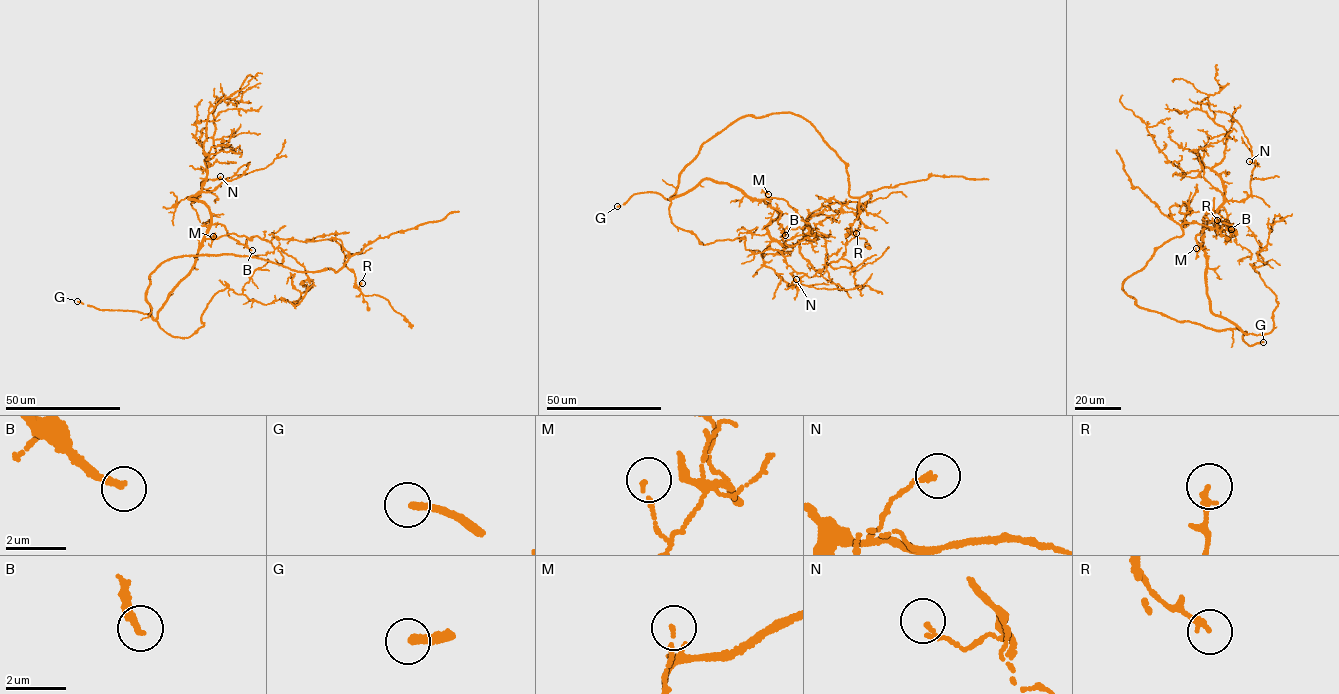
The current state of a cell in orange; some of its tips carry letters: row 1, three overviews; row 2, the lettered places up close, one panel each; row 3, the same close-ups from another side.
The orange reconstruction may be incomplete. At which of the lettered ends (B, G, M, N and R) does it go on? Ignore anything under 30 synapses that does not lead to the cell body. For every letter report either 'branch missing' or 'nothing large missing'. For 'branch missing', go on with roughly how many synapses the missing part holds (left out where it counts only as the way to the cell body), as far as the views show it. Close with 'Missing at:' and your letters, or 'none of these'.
B: branch missing | 60 syn
G: branch missing
M: nothing large missing
N: nothing large missing
R: nothing large missing
Missing at: B, G

